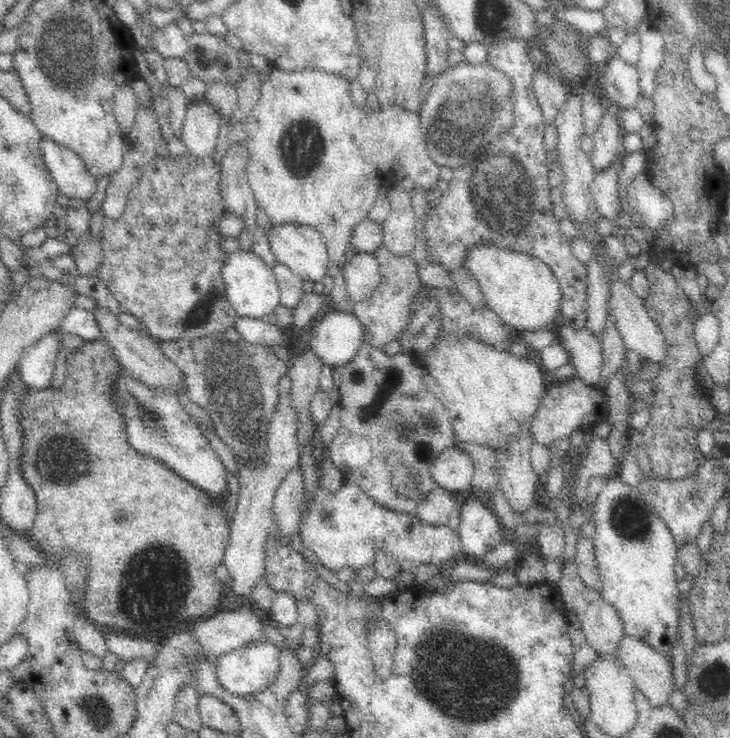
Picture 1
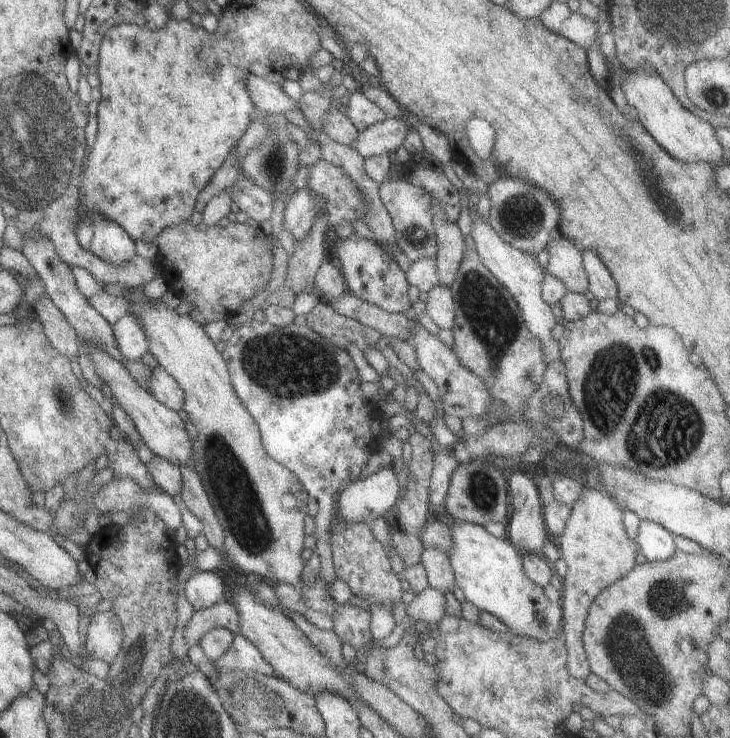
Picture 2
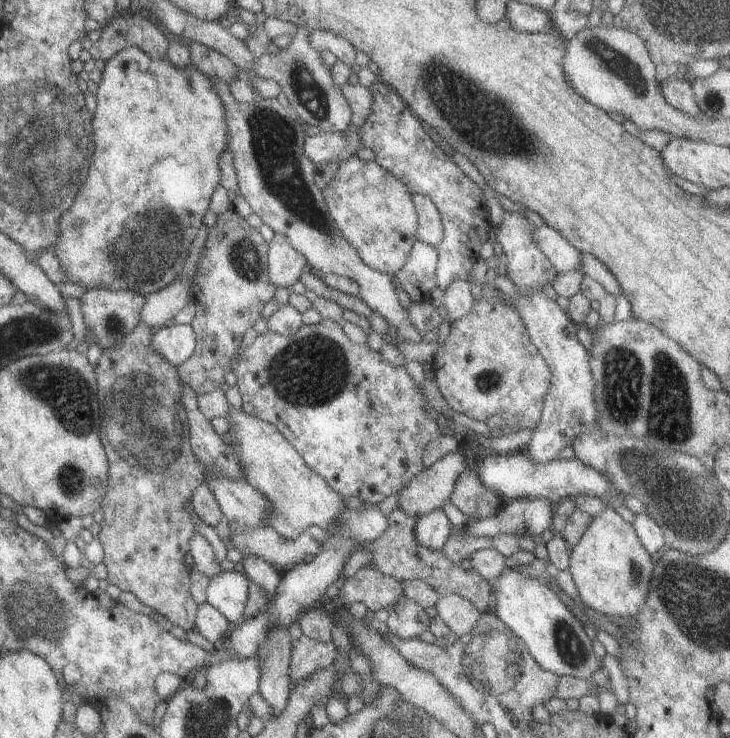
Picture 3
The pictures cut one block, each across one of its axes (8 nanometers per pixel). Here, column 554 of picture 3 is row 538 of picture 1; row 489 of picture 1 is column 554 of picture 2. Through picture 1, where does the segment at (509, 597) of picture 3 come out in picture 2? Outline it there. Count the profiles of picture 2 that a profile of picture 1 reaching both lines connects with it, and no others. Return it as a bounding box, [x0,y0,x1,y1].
[443,518,561,640]

